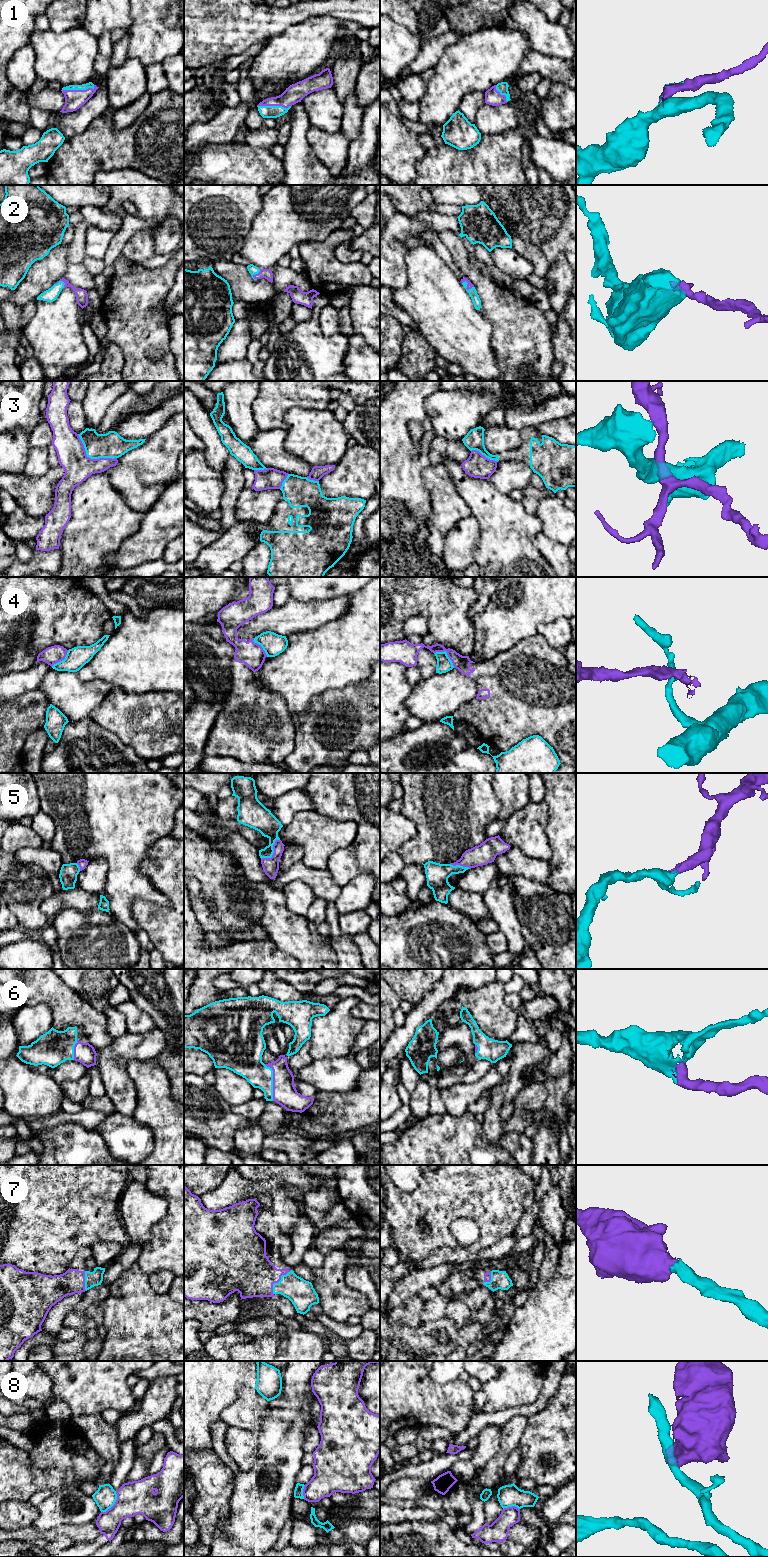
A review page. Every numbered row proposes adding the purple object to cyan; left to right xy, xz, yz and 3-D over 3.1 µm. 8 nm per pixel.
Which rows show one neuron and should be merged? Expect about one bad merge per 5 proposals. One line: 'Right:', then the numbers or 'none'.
Right: 1, 2, 5, 6, 7

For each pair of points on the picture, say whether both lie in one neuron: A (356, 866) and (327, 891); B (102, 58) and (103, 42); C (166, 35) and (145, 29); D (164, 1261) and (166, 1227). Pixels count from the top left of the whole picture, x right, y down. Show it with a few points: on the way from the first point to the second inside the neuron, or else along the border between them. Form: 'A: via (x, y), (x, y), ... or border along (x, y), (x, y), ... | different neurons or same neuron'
A: border along (327, 869), (332, 879), (341, 887) | different neurons
B: via (103, 54), (103, 46) | same neuron
C: via (161, 33), (157, 29), (150, 29) | same neuron
D: via (164, 1253), (169, 1248), (169, 1235) | same neuron

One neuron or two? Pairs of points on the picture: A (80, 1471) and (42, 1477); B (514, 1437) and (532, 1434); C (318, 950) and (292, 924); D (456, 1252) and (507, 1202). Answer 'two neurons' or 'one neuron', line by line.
A: two neurons
B: two neurons
C: one neuron
D: two neurons

